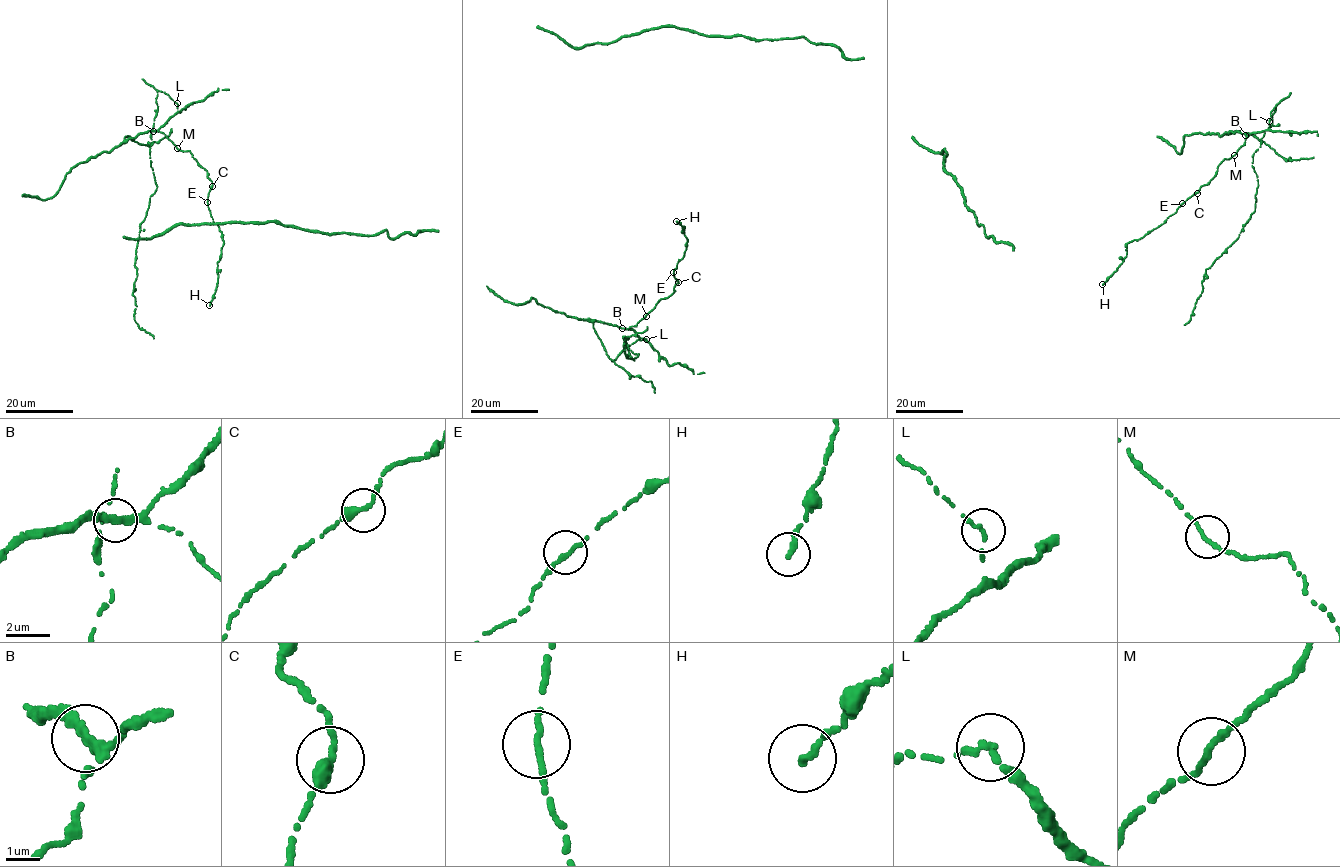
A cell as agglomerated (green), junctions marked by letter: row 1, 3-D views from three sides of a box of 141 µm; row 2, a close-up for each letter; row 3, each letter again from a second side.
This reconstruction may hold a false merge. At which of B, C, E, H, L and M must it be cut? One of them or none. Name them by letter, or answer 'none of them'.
L

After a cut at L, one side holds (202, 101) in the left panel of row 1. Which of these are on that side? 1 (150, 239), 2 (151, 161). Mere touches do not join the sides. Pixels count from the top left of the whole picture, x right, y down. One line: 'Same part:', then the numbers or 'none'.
Same part: 1

